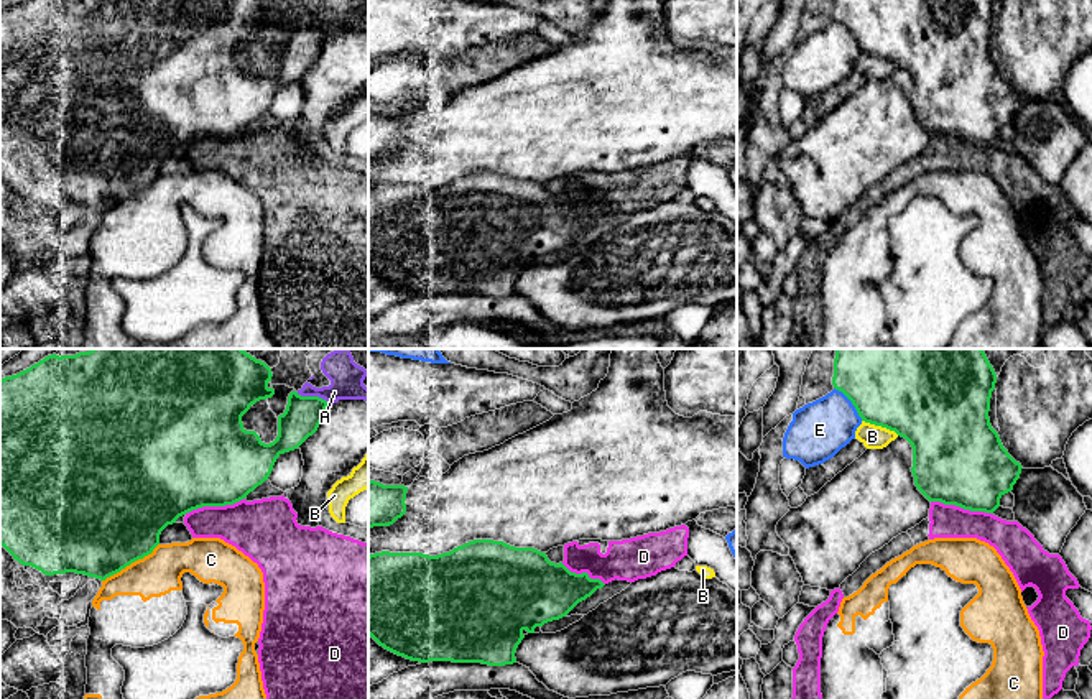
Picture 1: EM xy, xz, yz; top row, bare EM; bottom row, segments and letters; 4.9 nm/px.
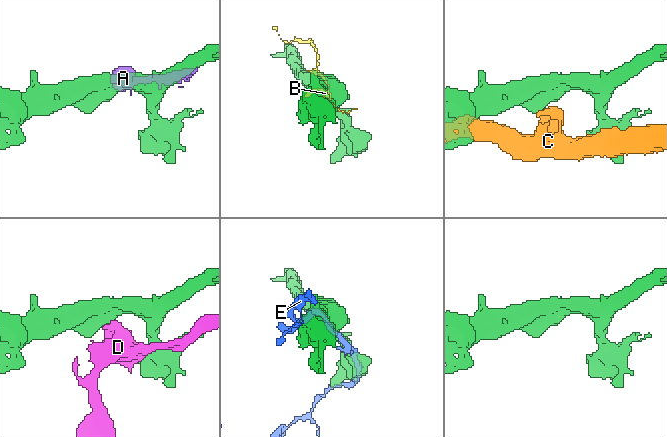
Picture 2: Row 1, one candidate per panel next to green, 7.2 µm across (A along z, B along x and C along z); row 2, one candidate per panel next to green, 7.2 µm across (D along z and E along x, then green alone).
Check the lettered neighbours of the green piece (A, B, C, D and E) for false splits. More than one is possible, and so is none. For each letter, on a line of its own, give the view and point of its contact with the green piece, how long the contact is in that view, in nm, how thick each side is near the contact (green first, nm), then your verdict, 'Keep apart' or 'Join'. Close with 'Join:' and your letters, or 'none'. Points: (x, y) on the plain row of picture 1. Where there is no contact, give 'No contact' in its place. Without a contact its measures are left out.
A: Touches green at xy (313, 28). Shared border 170 nm. Thickness 190 nm (green) against 160 nm. Keep apart
B: Touches green at yz (880, 56). Shared border 200 nm. Thickness 380 nm (green) against 120 nm. Keep apart
C: Touches green at xy (130, 194). Shared border 340 nm. Thickness 500 nm (green) against 220 nm. Keep apart
D: Touches green at yz (961, 138). Shared border 300 nm. Thickness 440 nm (green) against 160 nm. Keep apart
E: Touches green at yz (852, 35). Shared border 220 nm. Thickness 320 nm (green) against 280 nm. Keep apart
Join: none

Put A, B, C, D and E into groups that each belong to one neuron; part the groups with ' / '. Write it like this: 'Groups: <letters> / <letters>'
Groups: A / B / C / D / E

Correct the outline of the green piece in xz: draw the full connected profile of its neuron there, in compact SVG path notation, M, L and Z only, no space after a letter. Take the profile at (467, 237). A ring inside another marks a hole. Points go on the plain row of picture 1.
M474 171L437 187L382 183L368 187L368 266L385 281L411 293L513 296L525 262L534 265L536 258L566 248L604 217L587 204L576 206L562 194L551 194L546 184L534 179L493 171Z

